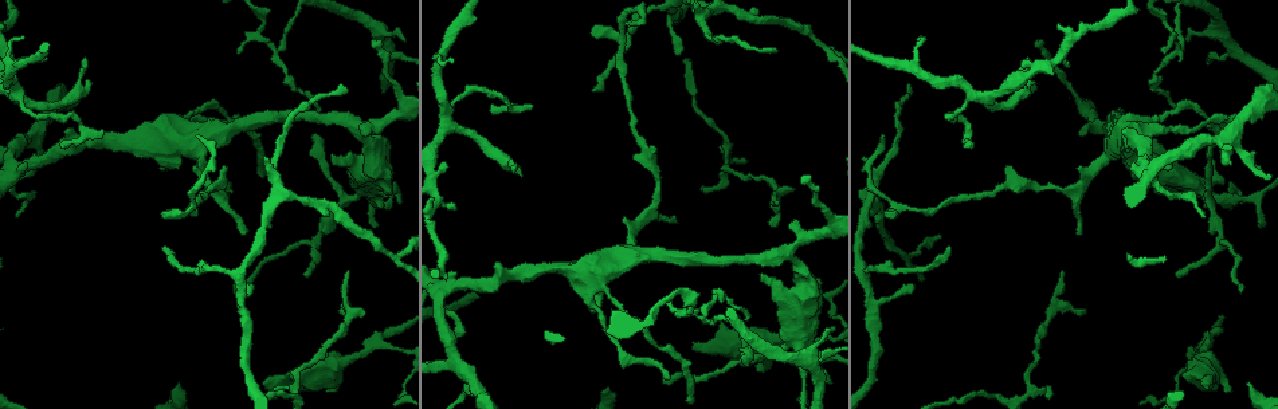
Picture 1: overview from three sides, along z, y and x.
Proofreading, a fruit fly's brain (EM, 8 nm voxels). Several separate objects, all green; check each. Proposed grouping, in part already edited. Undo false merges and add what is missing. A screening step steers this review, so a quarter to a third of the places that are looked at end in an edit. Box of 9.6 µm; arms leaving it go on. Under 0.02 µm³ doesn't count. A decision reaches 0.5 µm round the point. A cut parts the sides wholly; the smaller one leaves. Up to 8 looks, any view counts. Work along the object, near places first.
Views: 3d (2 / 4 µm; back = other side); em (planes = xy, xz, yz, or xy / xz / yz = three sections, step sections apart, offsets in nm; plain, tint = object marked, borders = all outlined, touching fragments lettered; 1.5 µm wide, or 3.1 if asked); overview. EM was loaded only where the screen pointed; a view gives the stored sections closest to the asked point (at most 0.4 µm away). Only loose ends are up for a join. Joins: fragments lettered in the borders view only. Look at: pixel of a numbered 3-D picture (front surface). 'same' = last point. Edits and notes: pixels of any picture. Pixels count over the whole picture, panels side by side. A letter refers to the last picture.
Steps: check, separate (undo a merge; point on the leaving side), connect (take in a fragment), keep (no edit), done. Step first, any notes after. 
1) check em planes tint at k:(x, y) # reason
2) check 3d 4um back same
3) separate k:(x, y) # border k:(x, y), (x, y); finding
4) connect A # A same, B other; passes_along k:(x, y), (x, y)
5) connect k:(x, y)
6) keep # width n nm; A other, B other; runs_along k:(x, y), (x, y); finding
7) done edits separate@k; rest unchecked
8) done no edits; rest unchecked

check 3d 2um at 1:(1203, 343) # side arm on a straight run

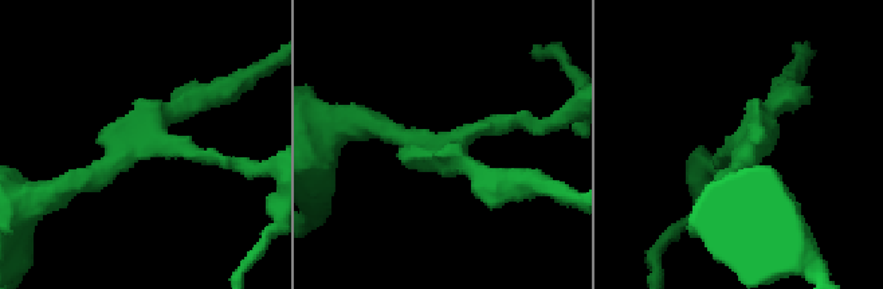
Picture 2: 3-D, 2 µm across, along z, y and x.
check em xz step 8 tint at 2:(747, 139) # arms 3

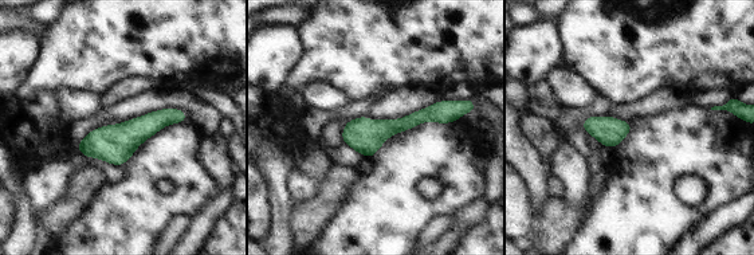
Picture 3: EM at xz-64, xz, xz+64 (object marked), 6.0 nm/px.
check em planes borders same

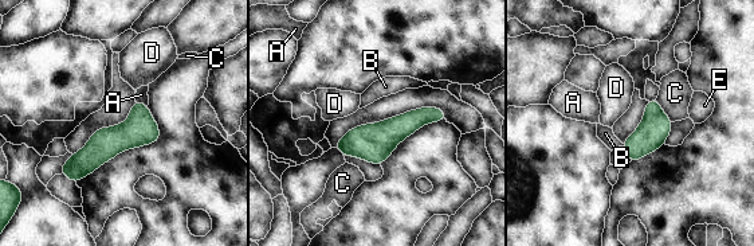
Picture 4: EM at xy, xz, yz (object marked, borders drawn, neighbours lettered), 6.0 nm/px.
keep # longest_contact C 170 nm; A other, B other, C other, D other, E other; runs_along 4:(442, 116), (340, 147); all the same cell

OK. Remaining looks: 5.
check 3d 4um at 1:(768, 223)

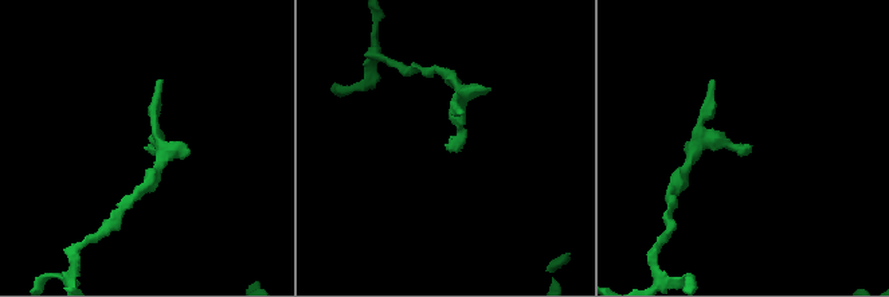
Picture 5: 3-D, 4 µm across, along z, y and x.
check em yz step 8 borders at 5:(145, 150) # shape alone is not enough

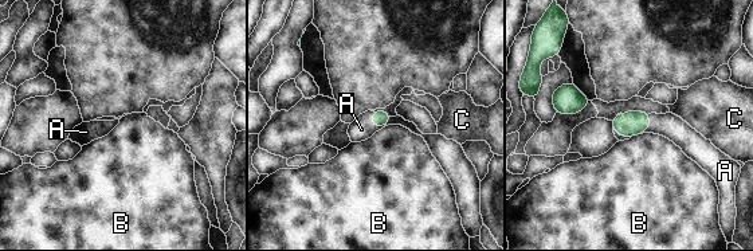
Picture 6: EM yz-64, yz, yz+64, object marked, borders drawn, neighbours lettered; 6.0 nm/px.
check em planes borders same

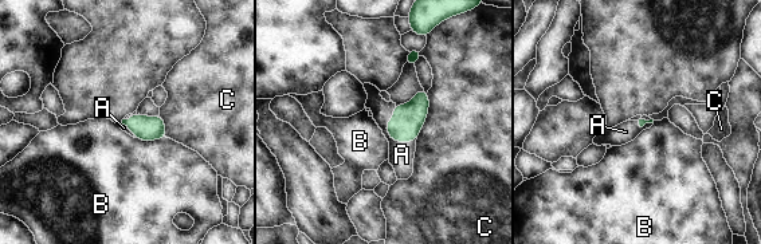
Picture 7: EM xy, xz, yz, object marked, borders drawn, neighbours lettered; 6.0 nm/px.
connect A # A same, B other, C other; passes_along 7:(408, 119), (388, 130), (401, 154); the cell continues

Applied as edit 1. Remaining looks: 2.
check overview # see it whole again

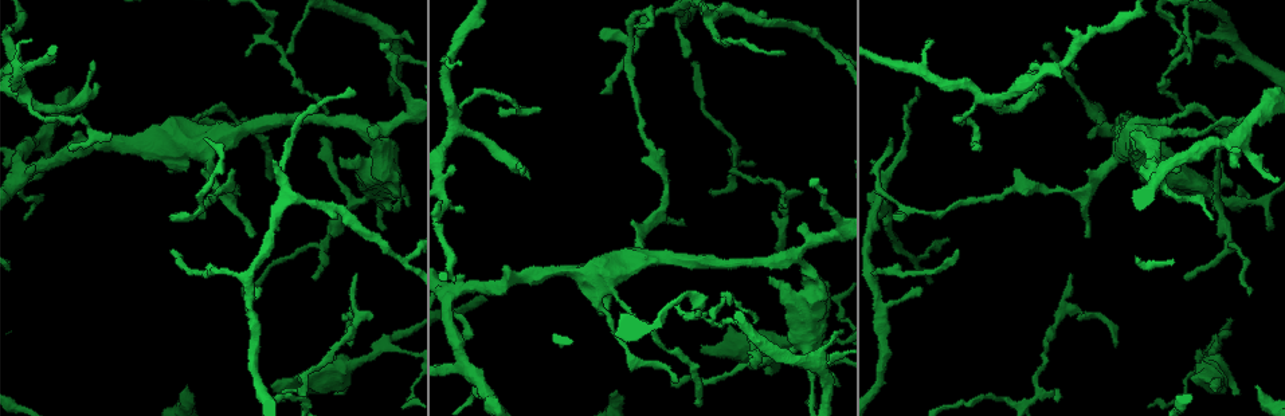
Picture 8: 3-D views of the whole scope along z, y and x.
check em planes borders at 8:(664, 350) # thin neck

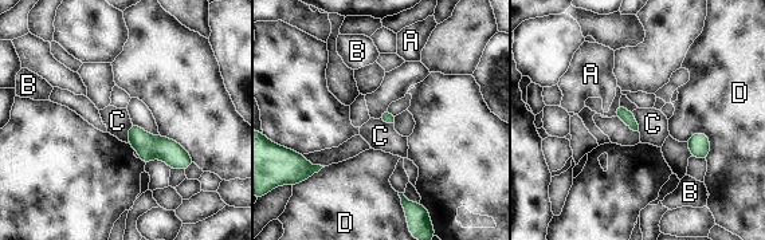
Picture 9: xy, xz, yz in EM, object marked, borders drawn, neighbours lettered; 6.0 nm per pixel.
keep # width 70 nm; A other, B other, C other, D other; runs_along 9:(132, 129), (150, 148), (188, 161); one cell here

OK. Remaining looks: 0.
done edits connect@7; rest unchecked

